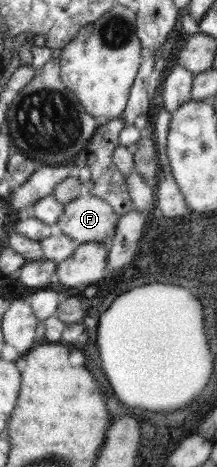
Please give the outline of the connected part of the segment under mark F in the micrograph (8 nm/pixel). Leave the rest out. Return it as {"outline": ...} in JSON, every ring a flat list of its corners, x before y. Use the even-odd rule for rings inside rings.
{"outline":[[84,193,64,204,54,228,80,243,104,243,115,234,119,219,106,200]]}

